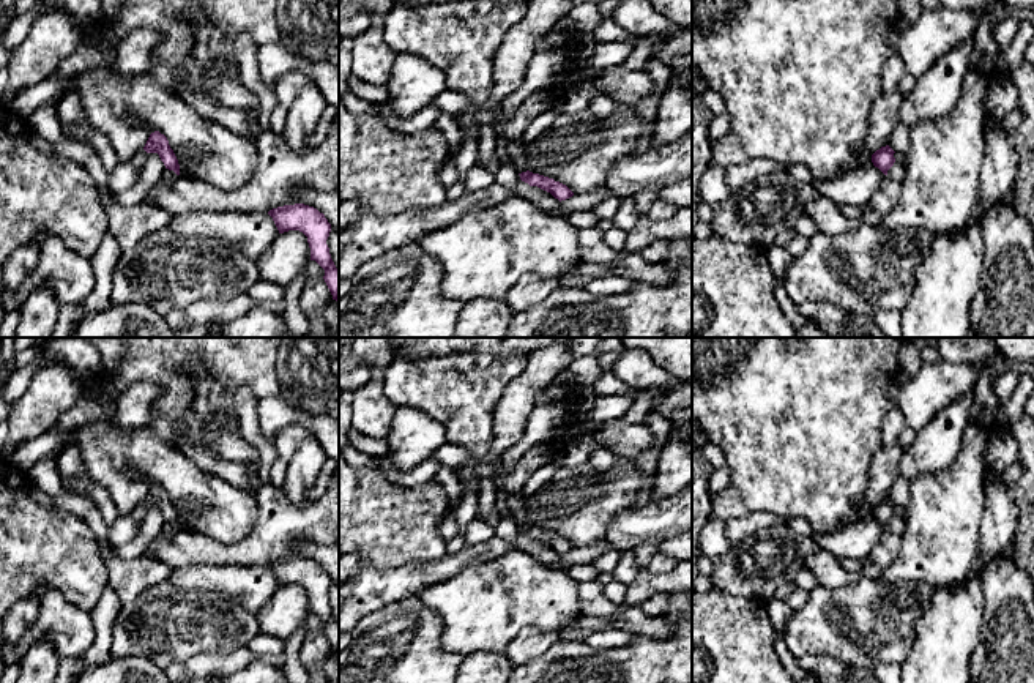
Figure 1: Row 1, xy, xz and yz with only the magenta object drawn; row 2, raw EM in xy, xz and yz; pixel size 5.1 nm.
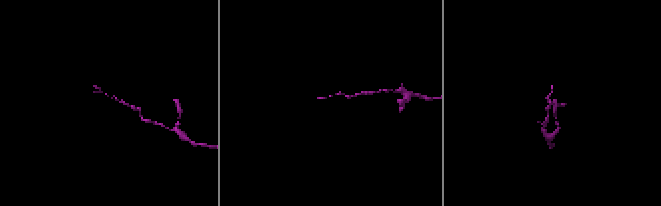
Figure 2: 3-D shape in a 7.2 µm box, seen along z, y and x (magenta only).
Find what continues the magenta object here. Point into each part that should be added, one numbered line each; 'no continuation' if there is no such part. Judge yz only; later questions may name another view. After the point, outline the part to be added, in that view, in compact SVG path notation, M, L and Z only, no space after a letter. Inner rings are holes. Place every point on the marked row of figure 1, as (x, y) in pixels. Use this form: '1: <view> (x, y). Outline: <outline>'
no continuation

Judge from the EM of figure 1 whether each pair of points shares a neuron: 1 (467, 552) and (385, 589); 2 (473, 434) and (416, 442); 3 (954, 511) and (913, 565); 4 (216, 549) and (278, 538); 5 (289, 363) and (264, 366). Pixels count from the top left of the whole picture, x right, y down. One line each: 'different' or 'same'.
1: same
2: different
3: same
4: same
5: different

